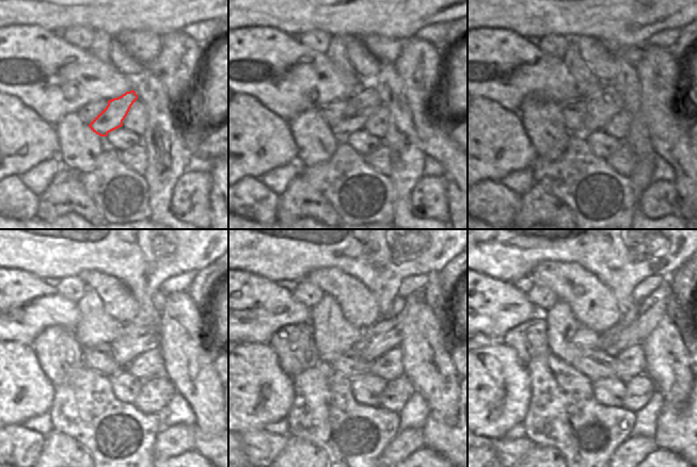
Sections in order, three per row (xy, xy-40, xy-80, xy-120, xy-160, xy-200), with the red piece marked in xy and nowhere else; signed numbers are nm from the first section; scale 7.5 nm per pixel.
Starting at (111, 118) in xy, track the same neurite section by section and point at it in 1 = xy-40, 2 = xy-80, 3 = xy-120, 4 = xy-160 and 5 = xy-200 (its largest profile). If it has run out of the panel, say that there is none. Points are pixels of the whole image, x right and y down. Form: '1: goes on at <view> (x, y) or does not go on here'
1: goes on at xy-40 (365, 101)
2: goes on at xy-80 (600, 109)
3: goes on at xy-120 (135, 339)
4: goes on at xy-160 (386, 333)
5: goes on at xy-200 (652, 309)

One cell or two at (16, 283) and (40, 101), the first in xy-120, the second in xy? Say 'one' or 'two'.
one

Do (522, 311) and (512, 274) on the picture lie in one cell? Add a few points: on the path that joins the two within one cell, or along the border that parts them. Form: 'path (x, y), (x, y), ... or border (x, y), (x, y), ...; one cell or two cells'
border (488, 276), (494, 279), (509, 280), (512, 284); two cells

